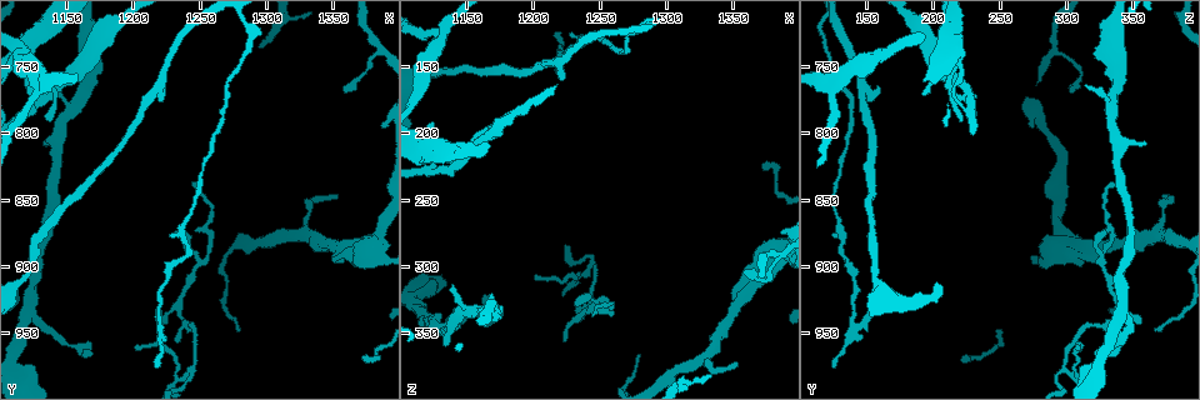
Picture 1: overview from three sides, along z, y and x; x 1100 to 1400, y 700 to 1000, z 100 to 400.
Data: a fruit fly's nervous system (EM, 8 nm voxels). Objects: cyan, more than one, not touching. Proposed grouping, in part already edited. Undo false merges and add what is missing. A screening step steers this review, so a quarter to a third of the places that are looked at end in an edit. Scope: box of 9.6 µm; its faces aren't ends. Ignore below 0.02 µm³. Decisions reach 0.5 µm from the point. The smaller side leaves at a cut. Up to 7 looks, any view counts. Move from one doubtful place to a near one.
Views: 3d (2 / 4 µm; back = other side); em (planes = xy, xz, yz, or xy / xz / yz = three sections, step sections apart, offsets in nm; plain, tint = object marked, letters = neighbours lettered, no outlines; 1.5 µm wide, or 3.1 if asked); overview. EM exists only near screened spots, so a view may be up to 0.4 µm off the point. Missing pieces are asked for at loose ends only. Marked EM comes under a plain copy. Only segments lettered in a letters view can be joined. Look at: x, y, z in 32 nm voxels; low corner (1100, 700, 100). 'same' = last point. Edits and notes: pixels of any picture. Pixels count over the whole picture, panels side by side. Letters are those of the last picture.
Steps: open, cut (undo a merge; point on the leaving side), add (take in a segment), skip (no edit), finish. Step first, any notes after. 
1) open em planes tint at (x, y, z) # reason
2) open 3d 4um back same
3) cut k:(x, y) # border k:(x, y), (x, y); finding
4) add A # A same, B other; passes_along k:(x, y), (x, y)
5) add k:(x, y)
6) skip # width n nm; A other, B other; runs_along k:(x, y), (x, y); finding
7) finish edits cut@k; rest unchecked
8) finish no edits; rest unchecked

open em xy step 8 tint at (1218, 976, 124) # thin end

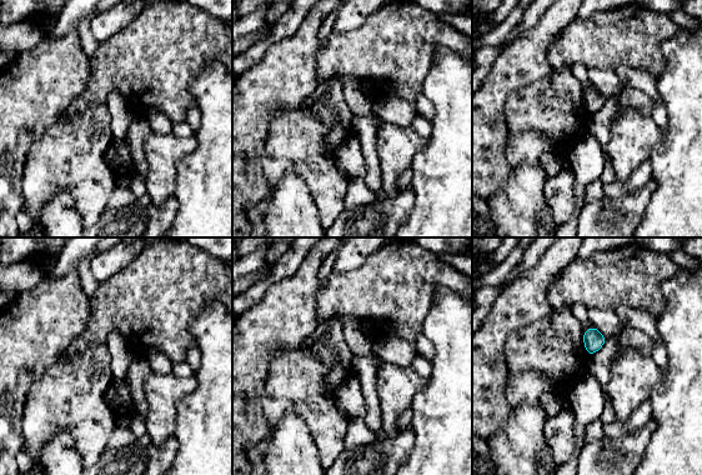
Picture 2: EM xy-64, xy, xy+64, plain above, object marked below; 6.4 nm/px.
open em planes letters same

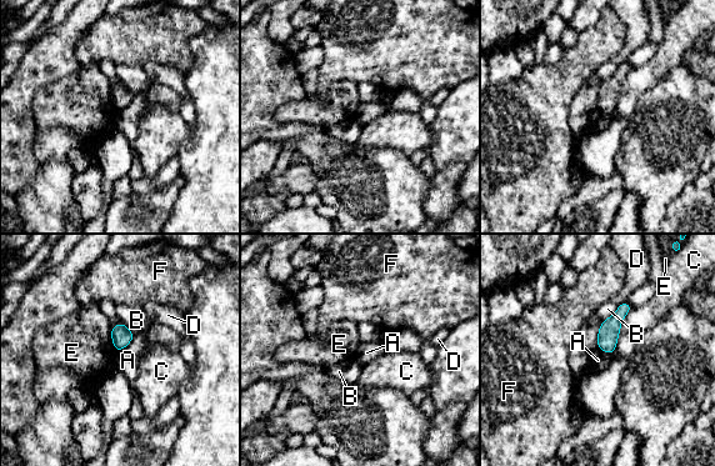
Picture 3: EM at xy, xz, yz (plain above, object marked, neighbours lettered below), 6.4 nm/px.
skip # width 140 nm; A other, B other, C other, D other, E other, F other; border 3:(134, 335), (116, 352); none of them fits

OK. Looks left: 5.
open 3d 2um at (1224, 942, 354) # an open end

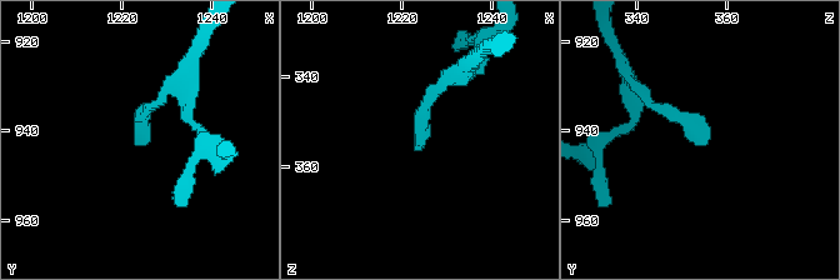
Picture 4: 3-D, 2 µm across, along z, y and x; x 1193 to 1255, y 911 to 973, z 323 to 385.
open em 3.1um planes letters at (1225, 944, 354)

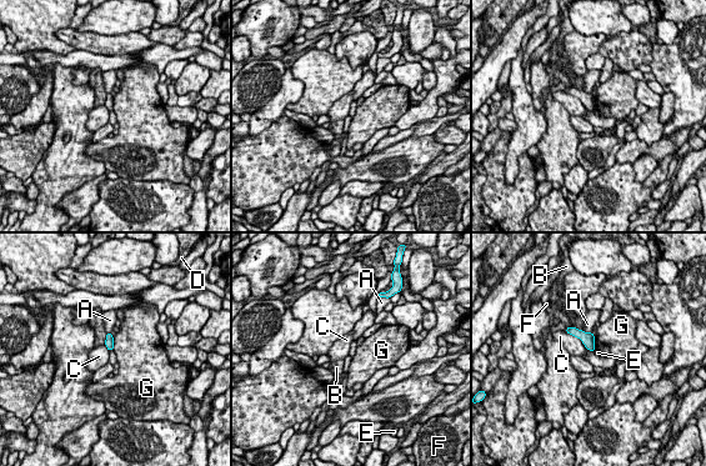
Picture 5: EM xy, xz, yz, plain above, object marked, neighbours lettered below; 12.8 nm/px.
skip # width 130 nm; A other, B other, C other, D other, E other, F other, G other; border 5:(566, 331), (576, 336), (589, 350); no lettered segment goes on from it

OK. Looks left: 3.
open em planes letters at (1168, 970, 324) # tapers out

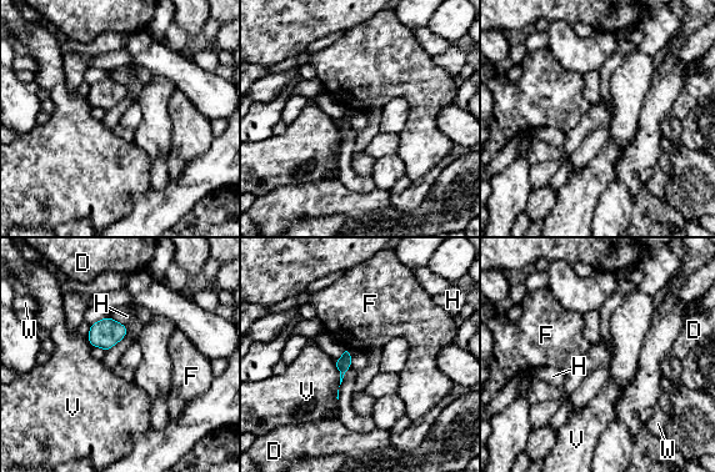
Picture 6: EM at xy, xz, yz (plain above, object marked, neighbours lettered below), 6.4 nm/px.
skip # width 100 nm; D other, F other, H other, V other, W other; none of them fits

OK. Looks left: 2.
finish no edits; rest unchecked

